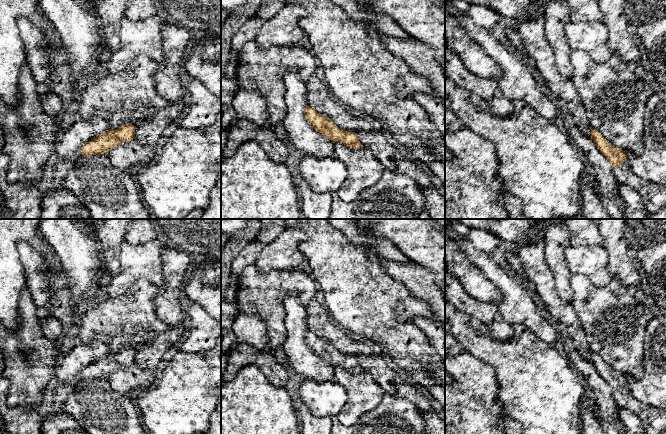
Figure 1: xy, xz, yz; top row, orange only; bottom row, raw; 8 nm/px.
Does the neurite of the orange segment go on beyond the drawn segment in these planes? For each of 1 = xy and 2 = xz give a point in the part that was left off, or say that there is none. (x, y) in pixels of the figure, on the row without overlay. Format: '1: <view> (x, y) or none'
1: none
2: none

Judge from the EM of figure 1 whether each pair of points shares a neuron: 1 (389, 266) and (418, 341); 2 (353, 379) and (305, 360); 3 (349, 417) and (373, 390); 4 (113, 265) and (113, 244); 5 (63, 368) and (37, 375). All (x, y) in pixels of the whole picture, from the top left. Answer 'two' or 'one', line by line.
1: two
2: two
3: one
4: one
5: two

